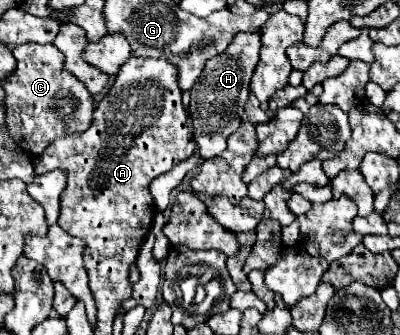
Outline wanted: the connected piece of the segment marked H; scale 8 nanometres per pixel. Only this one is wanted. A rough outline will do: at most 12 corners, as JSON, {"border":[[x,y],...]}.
{"border":[[260,31],[238,33],[190,89],[202,159],[240,127]]}

